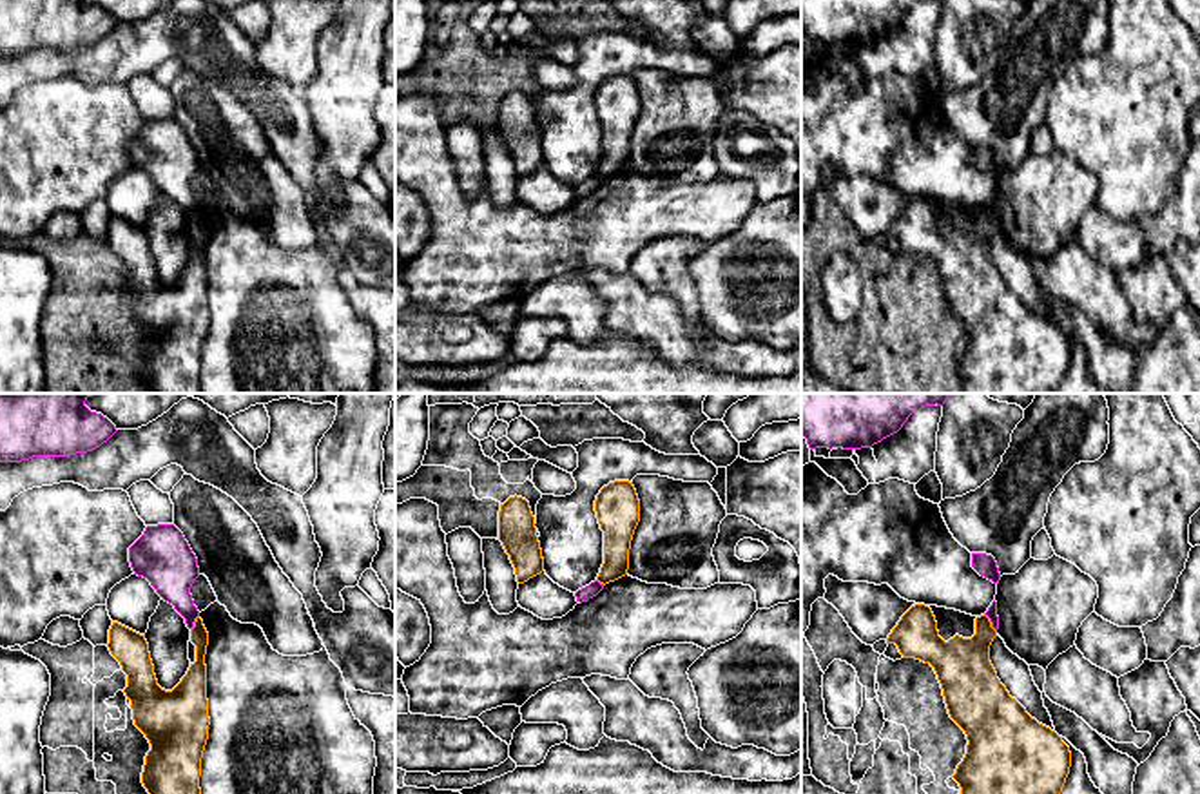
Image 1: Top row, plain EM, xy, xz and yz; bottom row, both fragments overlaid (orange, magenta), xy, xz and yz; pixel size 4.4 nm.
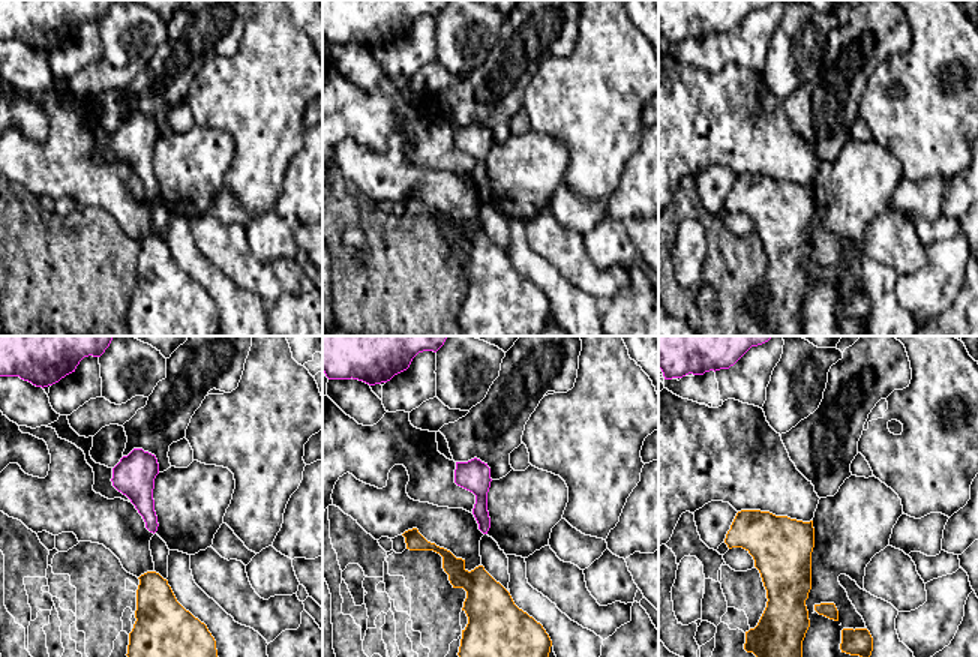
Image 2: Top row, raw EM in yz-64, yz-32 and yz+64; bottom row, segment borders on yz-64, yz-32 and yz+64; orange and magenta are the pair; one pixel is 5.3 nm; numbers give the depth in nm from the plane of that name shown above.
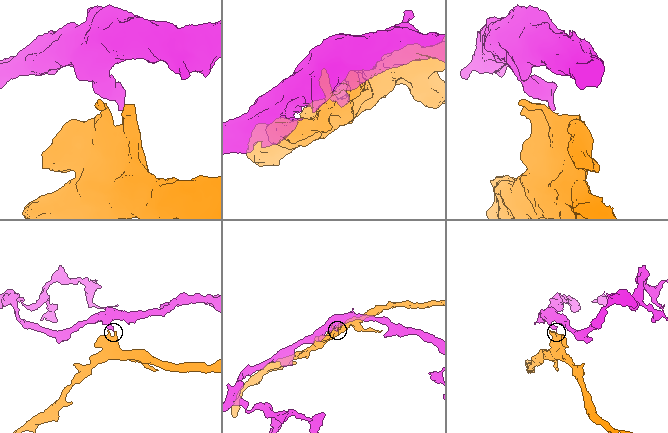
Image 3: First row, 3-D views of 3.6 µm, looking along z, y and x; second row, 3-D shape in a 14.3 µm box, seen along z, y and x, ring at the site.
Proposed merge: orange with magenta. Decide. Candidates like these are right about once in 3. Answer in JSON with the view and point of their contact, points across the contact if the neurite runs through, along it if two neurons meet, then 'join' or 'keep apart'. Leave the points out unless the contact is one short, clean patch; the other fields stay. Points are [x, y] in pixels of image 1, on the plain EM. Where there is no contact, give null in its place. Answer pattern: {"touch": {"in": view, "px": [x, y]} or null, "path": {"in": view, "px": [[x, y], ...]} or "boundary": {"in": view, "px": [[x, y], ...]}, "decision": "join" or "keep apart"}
{"touch": {"in": "yz", "px": [990, 216]}, "boundary": {"in": "yz", "px": [[985, 207], [996, 225]]}, "decision": "keep apart"}

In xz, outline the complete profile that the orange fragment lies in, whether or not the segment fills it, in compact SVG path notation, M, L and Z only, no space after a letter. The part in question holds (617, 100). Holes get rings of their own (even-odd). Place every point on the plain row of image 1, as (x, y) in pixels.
M615 74L600 83L595 105L604 125L604 158L596 174L615 176L627 169L629 143L640 116L640 94L633 76Z

